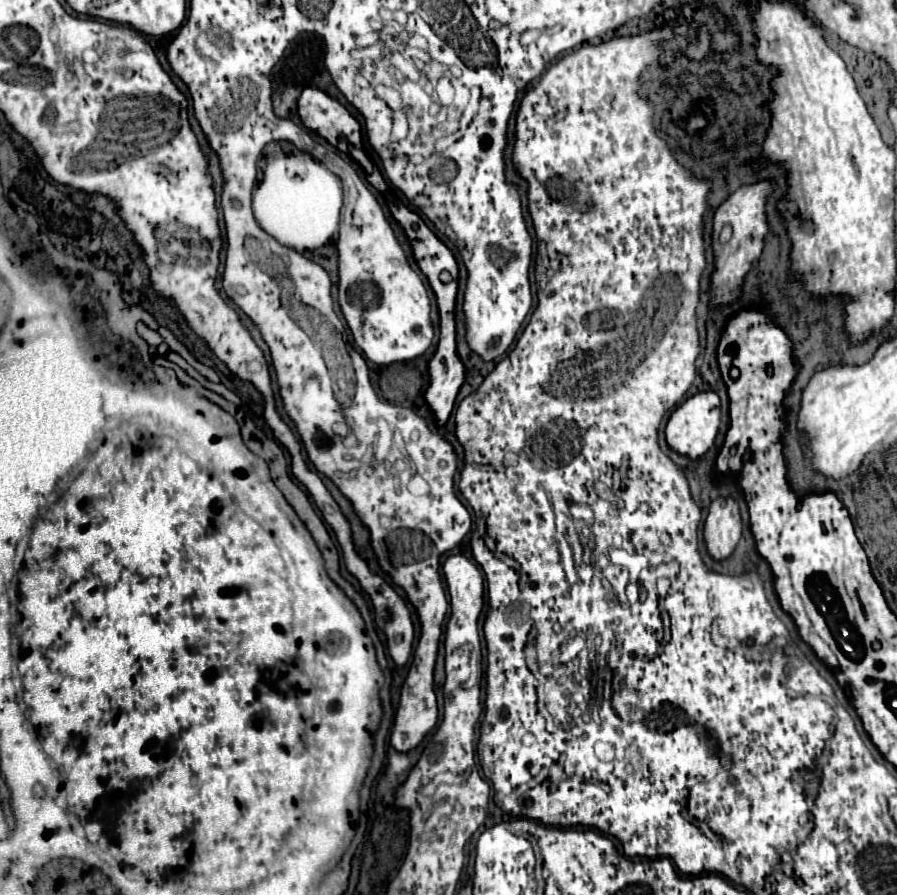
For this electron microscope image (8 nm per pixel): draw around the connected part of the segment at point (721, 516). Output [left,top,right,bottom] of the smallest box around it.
[704,498,742,560]

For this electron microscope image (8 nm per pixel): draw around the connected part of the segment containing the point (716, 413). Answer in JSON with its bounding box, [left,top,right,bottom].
[666,392,720,460]

